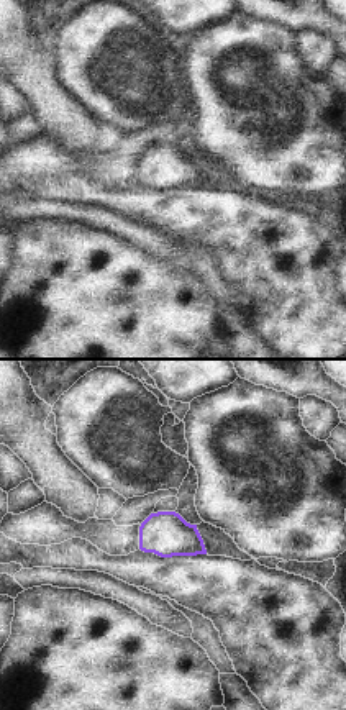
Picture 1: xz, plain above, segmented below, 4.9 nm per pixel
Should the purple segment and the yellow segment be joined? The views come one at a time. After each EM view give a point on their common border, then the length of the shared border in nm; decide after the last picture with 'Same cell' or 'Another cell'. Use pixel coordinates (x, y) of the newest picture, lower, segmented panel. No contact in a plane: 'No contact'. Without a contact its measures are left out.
No contact.

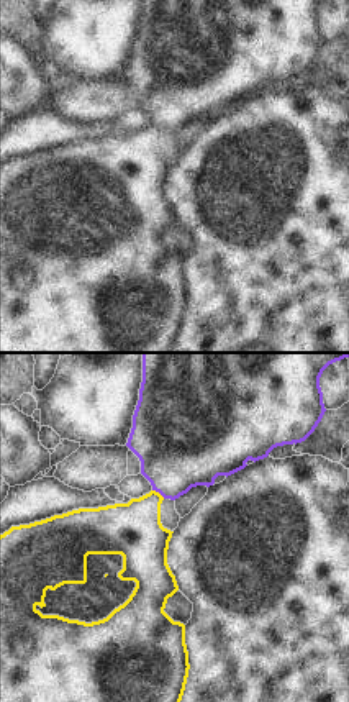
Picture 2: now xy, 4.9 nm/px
Touches purple at (159, 492). Shared border 80 nm.

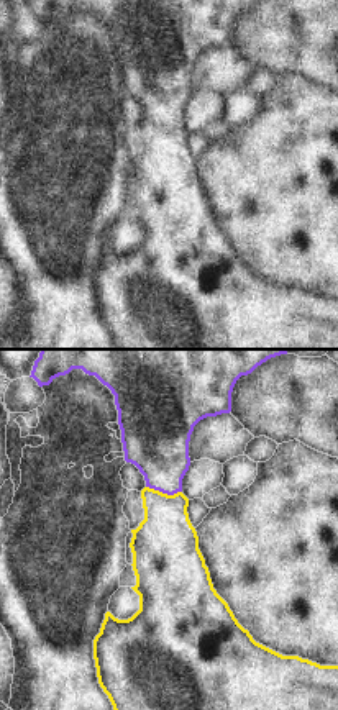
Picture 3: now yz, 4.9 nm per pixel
Touches purple at (164, 492). Shared border 180 nm.

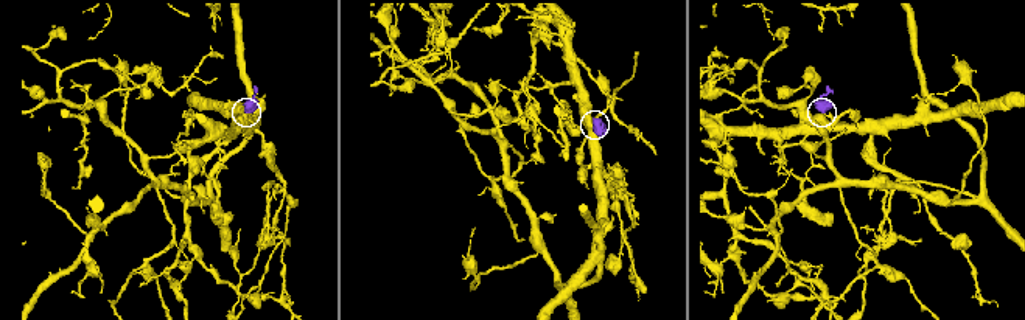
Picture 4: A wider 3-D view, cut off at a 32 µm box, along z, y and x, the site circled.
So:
Same cell.

